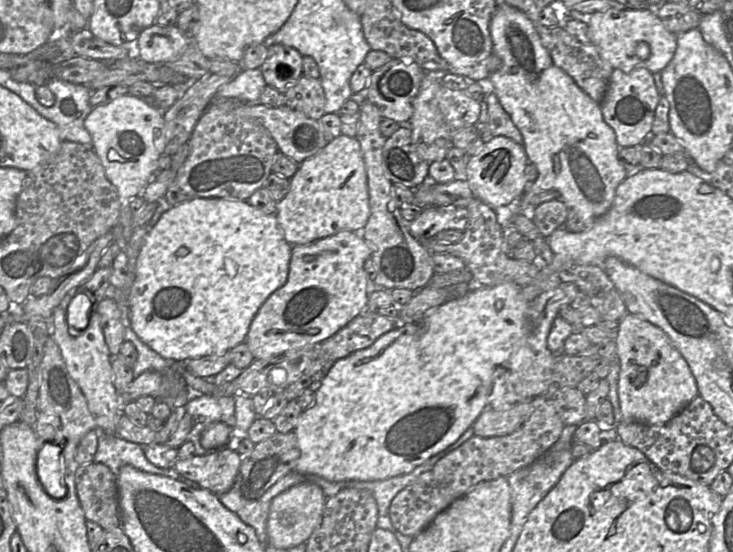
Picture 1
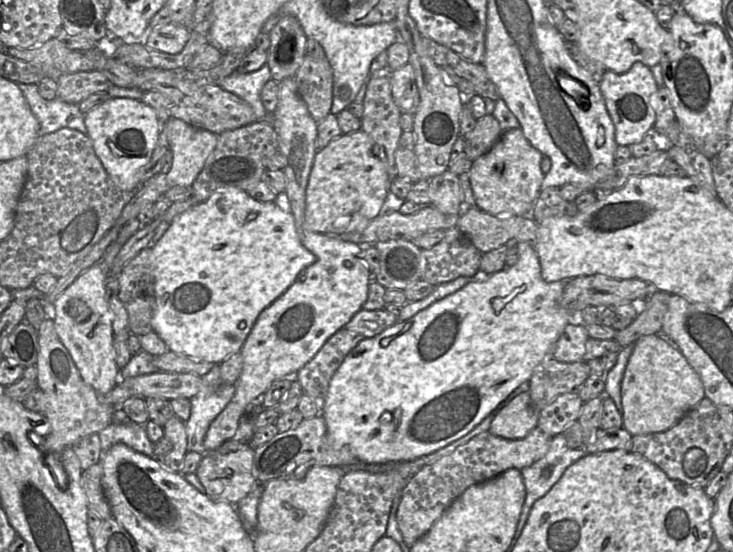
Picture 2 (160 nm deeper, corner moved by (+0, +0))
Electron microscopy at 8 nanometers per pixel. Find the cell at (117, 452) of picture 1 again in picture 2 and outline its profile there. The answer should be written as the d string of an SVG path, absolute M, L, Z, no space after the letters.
M118 419L98 433L102 456L113 445L122 443L136 452L149 457L154 456L154 443L146 433L145 426L129 419Z

